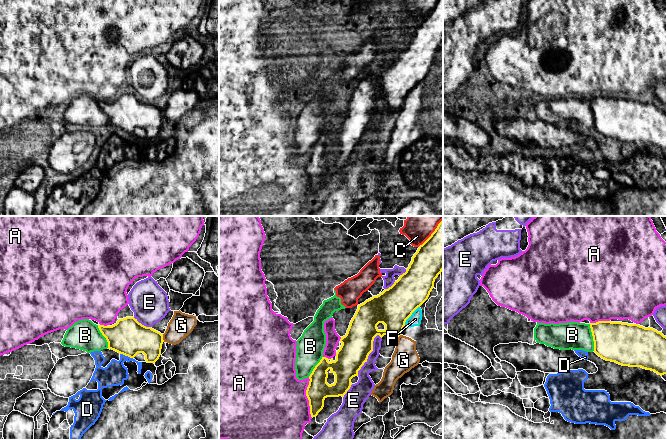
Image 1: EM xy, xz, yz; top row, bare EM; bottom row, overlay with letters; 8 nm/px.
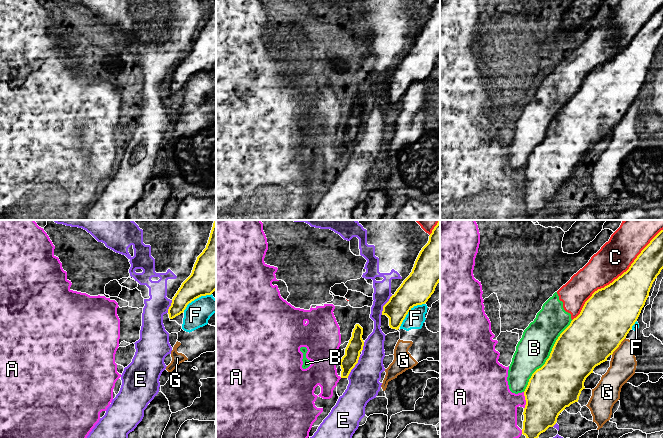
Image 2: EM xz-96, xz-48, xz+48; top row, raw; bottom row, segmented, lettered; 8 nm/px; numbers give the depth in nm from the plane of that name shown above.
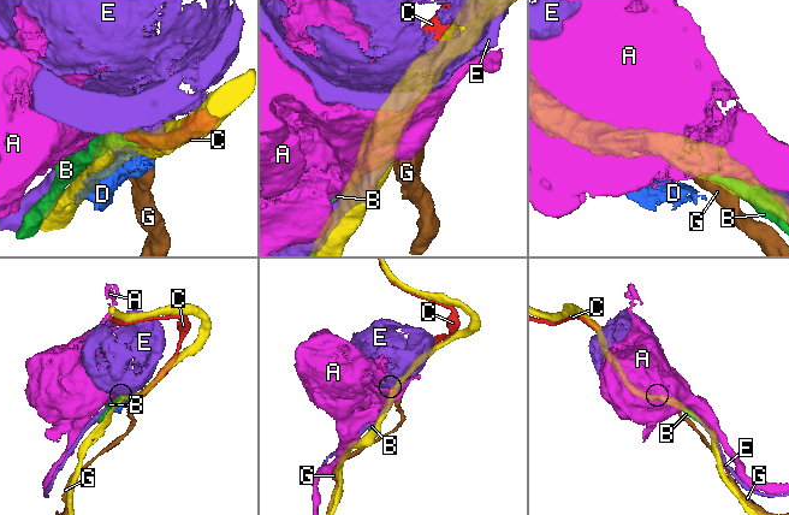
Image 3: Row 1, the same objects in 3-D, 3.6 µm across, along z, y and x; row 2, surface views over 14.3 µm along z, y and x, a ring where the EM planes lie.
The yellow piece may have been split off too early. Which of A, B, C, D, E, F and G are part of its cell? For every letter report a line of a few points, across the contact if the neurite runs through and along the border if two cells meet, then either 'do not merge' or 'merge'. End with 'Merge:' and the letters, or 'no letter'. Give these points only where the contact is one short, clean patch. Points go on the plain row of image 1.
A: do not merge
B: do not merge
C: do not merge
D: line xy (120, 129), (132, 134); do not merge
E: do not merge
F: do not merge
G: do not merge
Merge: no letter

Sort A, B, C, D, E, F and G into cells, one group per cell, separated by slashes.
A / B C / D / E / F G

